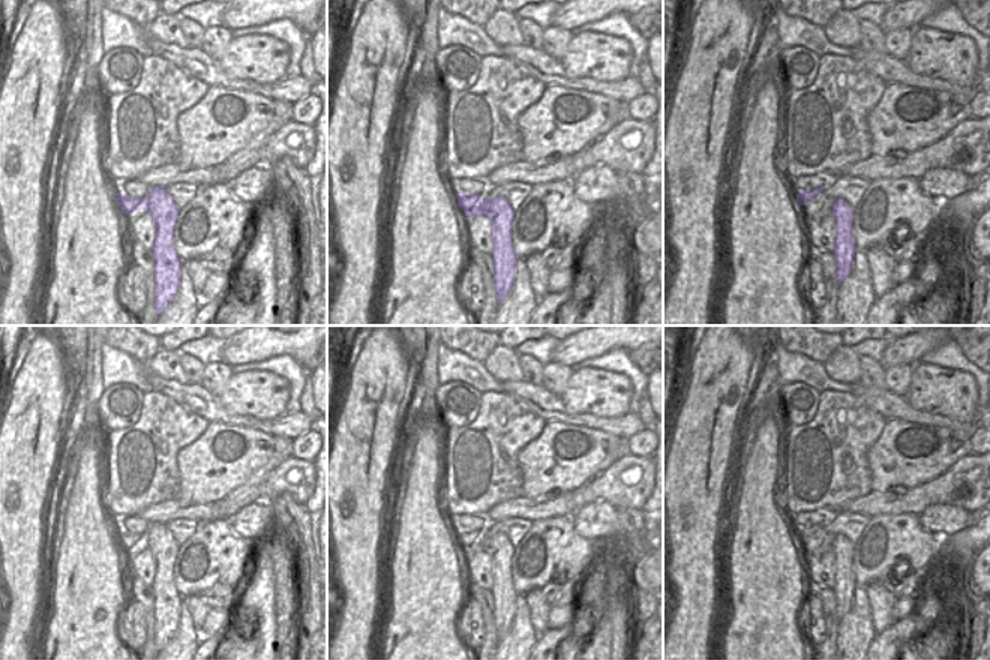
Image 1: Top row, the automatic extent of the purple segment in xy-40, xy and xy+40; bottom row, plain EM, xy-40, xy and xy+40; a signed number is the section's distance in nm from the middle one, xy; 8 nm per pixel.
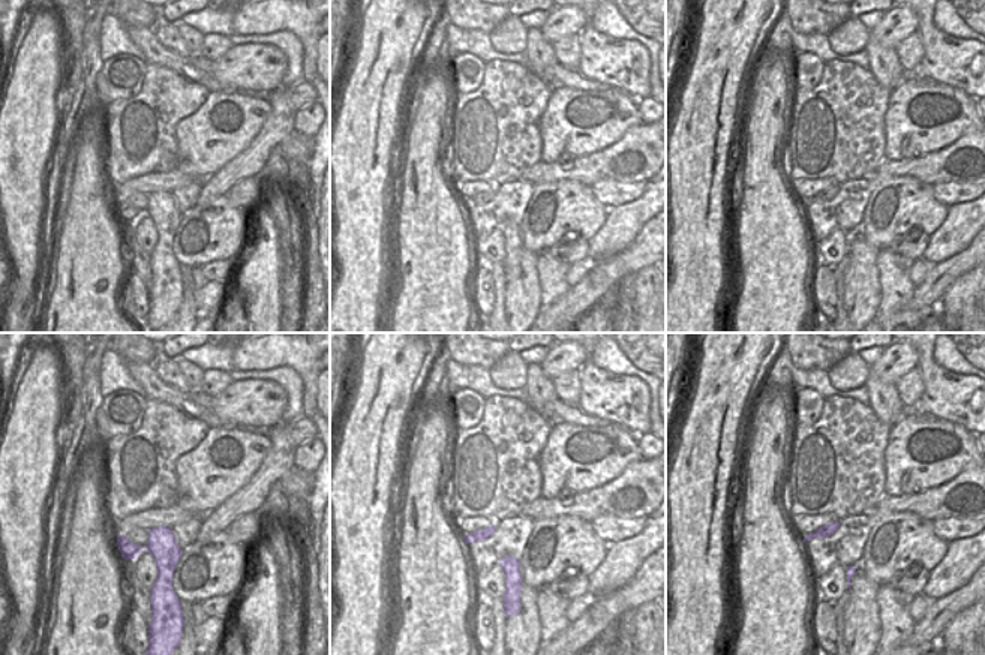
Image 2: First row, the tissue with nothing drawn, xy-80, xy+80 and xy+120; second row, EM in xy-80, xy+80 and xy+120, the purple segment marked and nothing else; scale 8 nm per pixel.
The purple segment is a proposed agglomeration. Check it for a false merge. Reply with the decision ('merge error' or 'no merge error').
merge error

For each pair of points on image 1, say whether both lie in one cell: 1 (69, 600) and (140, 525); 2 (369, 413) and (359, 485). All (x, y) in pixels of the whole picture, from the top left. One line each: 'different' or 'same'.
1: different
2: same

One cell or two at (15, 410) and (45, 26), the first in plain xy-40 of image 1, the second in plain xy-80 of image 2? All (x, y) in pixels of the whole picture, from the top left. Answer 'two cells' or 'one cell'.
one cell

